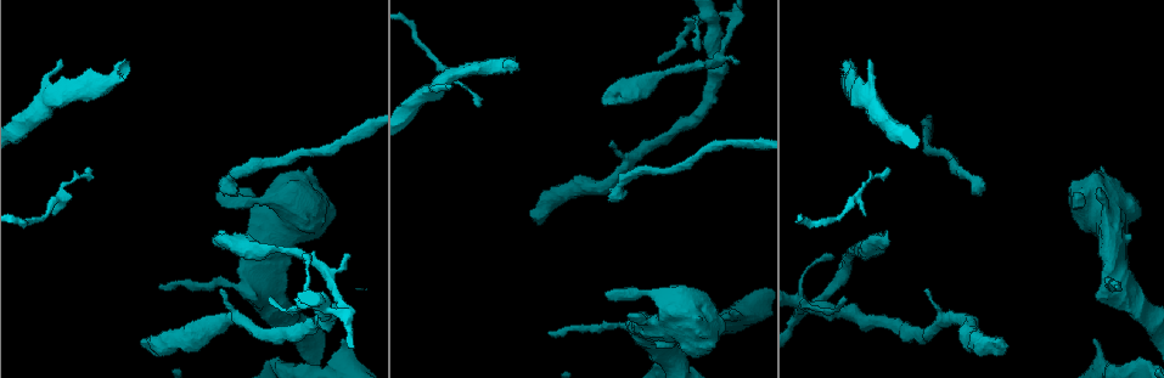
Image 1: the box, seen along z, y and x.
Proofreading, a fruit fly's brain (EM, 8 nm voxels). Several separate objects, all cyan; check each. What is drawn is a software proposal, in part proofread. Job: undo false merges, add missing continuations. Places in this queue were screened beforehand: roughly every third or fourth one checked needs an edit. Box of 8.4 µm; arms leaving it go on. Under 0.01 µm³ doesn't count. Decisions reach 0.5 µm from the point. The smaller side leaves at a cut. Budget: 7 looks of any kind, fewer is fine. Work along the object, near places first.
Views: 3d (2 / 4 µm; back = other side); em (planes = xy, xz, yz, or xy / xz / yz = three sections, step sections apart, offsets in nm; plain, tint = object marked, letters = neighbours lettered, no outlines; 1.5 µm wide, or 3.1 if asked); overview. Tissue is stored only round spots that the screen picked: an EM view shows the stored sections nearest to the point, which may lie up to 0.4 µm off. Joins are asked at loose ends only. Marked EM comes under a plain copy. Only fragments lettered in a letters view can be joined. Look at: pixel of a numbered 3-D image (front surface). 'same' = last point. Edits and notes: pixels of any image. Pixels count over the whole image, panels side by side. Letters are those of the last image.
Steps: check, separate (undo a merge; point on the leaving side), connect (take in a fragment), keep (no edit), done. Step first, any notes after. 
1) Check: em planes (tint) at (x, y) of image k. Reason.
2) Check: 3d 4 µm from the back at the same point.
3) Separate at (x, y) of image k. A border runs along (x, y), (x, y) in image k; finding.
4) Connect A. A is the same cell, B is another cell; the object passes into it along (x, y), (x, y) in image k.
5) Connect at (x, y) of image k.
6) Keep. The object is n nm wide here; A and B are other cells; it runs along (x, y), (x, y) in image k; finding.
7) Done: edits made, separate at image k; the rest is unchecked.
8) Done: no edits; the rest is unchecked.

Check: 3d 2 µm from the back at (886, 236) of image 1. End of a long branch.

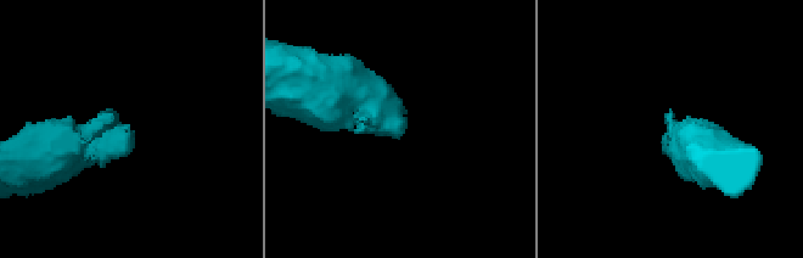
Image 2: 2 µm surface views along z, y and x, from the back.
Check: em planes (letters) at (128, 127) of image 2.

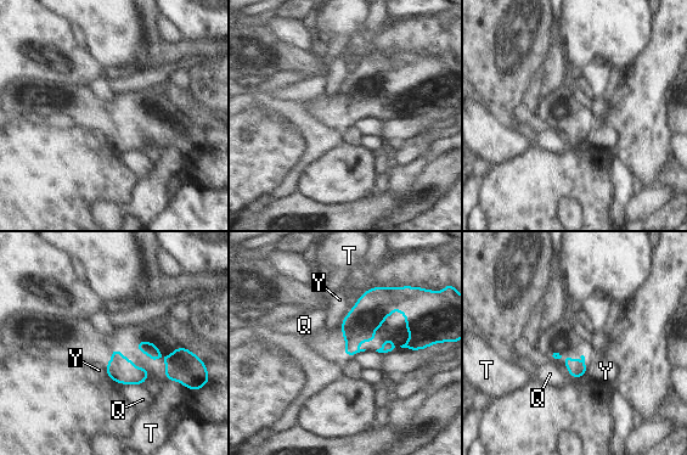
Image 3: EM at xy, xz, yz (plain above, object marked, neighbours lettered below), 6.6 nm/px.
Keep. Q, T and Y are other cells; a border runs along (563, 364), (570, 376) in image 3; none of them fits.

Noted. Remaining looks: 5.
Check: em planes (letters) at (889, 171) of image 1.

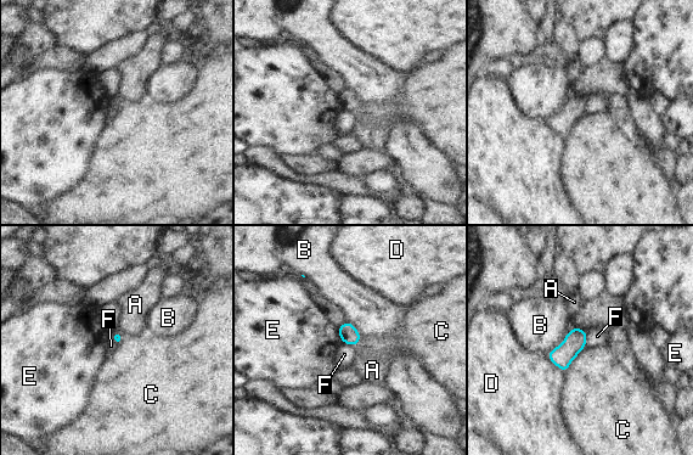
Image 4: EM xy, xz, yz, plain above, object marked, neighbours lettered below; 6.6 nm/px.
Keep. A, B, C, D, E and F are other cells; a border runs along (586, 331), (586, 343), (584, 346) in image 4; none of them fits.

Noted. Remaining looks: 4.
Check: em planes (letters) at (869, 59) of image 1. Thin end.

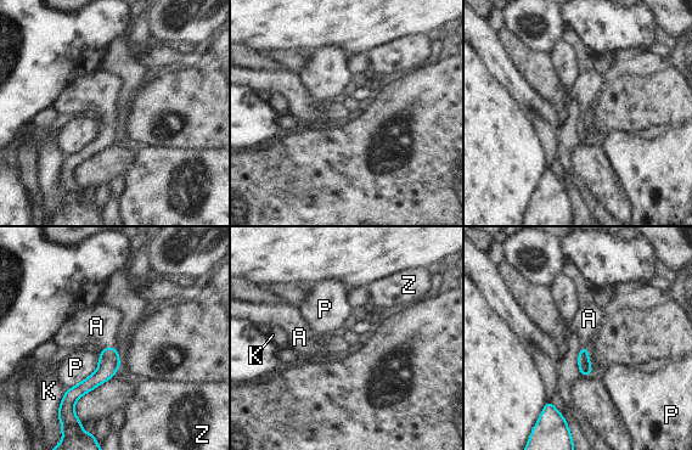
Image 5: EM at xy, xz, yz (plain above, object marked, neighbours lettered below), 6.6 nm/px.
Connect A. A is the same cell, K, P and Z are other cells; it goes on there.

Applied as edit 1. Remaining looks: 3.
Done: edits made, connect at image 5; the rest is unchecked.

